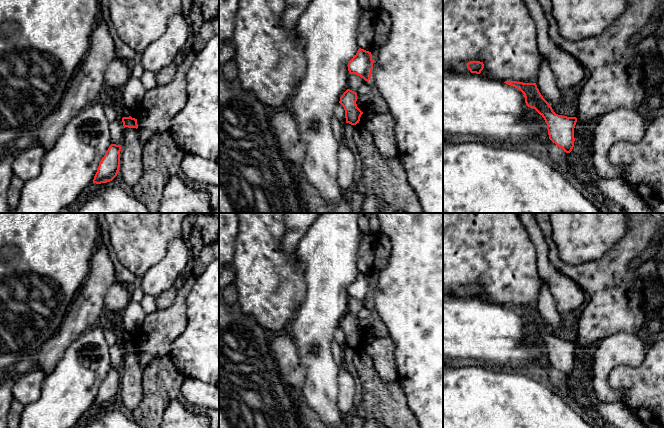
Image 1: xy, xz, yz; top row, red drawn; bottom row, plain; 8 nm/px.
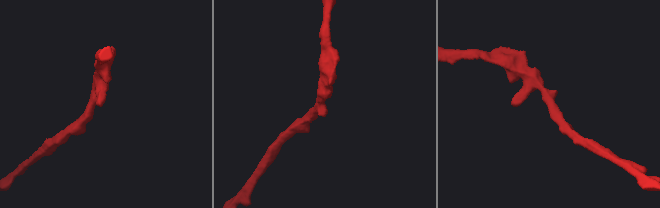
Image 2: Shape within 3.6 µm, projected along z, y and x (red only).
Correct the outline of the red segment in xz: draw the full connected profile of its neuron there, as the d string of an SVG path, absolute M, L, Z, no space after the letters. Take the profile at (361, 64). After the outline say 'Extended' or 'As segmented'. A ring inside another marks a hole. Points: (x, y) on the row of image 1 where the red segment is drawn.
M359 48L347 66L350 74L356 74L365 81L369 81L373 68L371 52Z. As segmented

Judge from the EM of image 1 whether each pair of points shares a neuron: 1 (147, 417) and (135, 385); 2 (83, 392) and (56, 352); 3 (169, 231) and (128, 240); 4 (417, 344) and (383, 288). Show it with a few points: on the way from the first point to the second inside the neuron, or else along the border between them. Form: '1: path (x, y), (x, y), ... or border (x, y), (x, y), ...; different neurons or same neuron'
1: border (142, 377), (142, 399), (132, 411); different neurons
2: border (75, 340), (65, 350), (55, 367), (46, 375); different neurons
3: path (159, 236), (154, 240), (138, 240); same neuron
4: path (417, 330), (417, 322), (397, 302); same neuron

